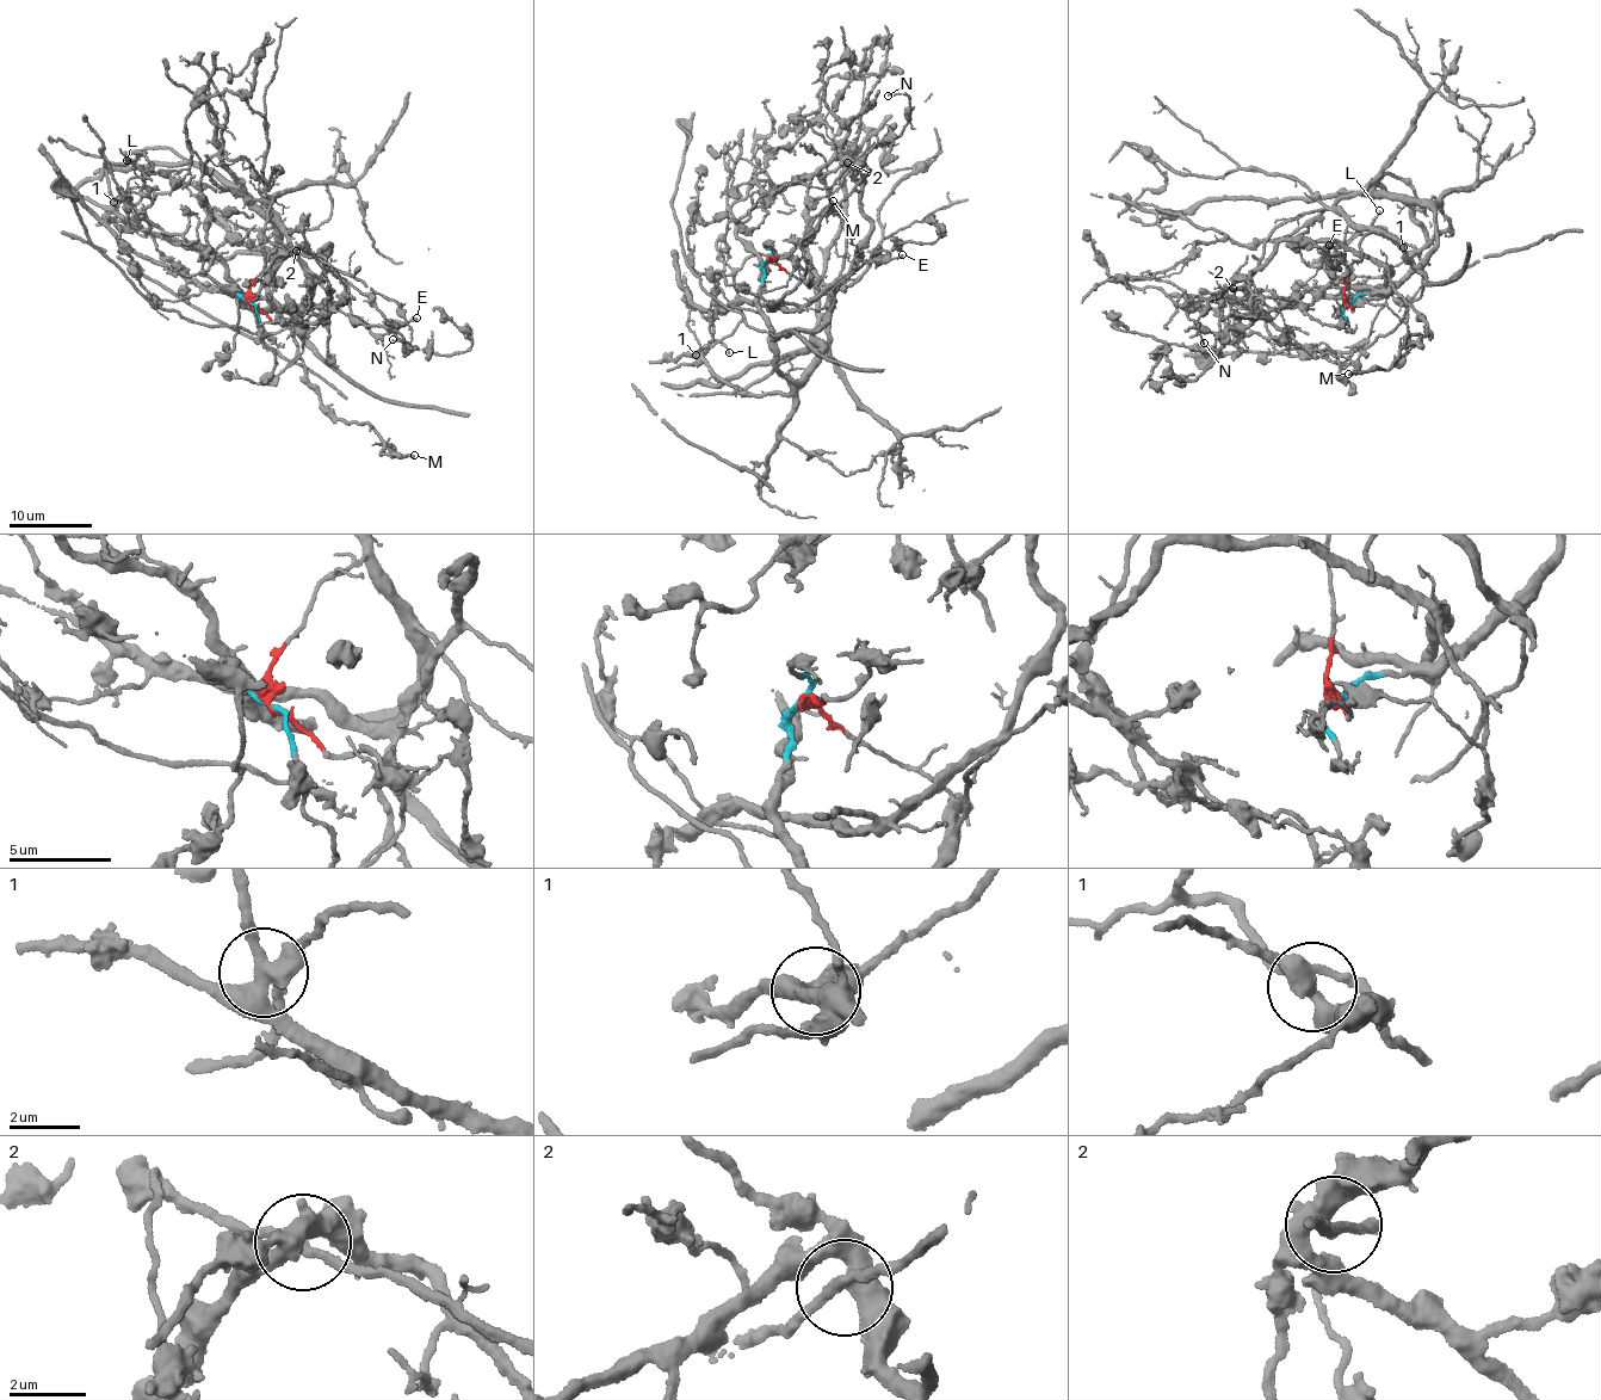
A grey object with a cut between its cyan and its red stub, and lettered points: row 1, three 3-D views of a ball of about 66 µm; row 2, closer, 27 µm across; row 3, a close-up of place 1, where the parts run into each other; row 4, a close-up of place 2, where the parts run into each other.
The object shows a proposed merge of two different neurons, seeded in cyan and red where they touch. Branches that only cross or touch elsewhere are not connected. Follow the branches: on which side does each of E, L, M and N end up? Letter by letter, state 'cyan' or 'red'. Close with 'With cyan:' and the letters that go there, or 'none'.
E: red
L: cyan
M: cyan
N: red
With cyan: L, M

